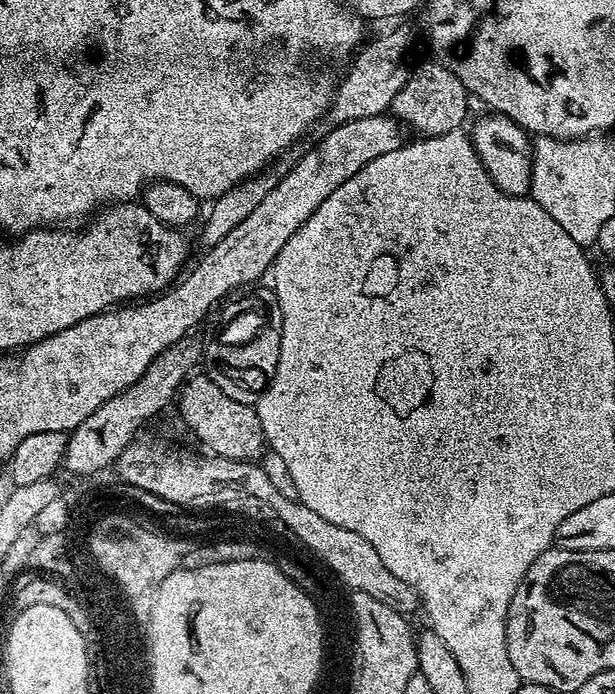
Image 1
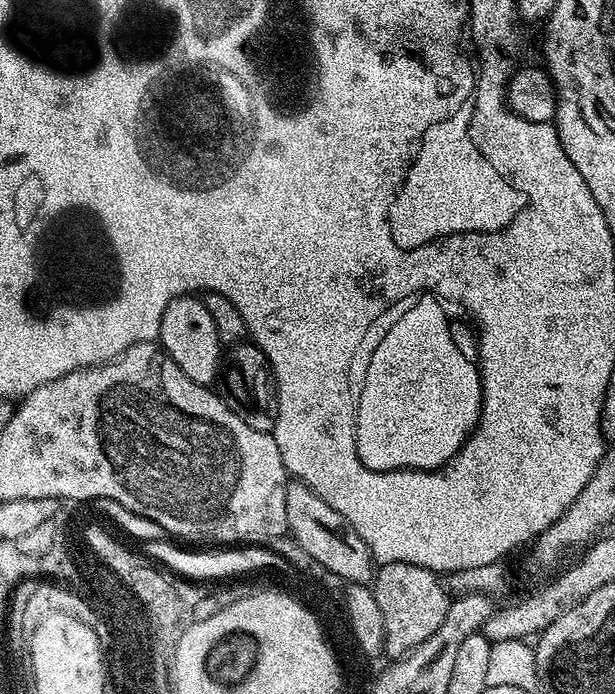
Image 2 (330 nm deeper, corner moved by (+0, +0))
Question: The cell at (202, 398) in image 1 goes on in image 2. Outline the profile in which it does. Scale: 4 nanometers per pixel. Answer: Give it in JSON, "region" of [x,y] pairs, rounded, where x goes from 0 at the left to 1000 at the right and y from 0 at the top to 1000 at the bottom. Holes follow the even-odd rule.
{"region":[[[486,695],[468,697],[465,706],[465,752],[468,754],[467,771],[481,778],[485,787],[498,793],[506,804],[519,814],[530,816],[538,827],[546,827],[558,839],[566,841],[593,841],[607,834],[608,808],[605,794],[582,775],[582,769],[543,735],[543,729],[530,729],[504,700]]]}

